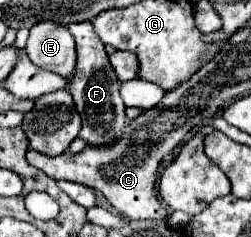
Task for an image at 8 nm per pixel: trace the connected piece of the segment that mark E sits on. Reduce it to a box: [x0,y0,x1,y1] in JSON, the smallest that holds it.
[25,20,75,76]

